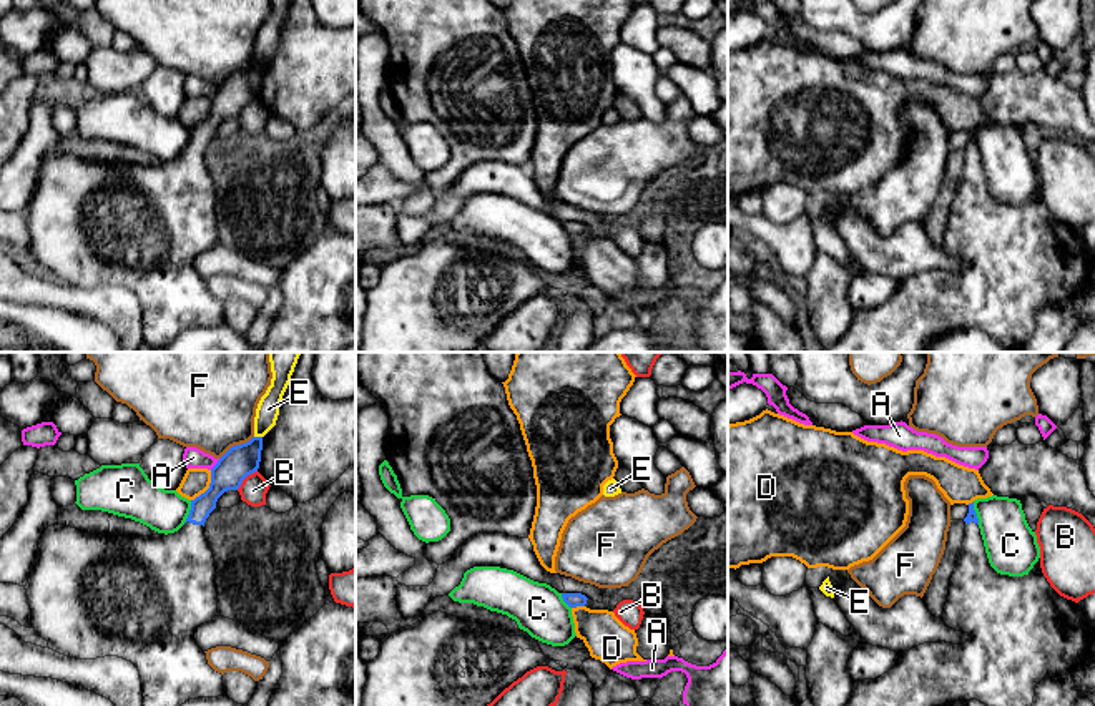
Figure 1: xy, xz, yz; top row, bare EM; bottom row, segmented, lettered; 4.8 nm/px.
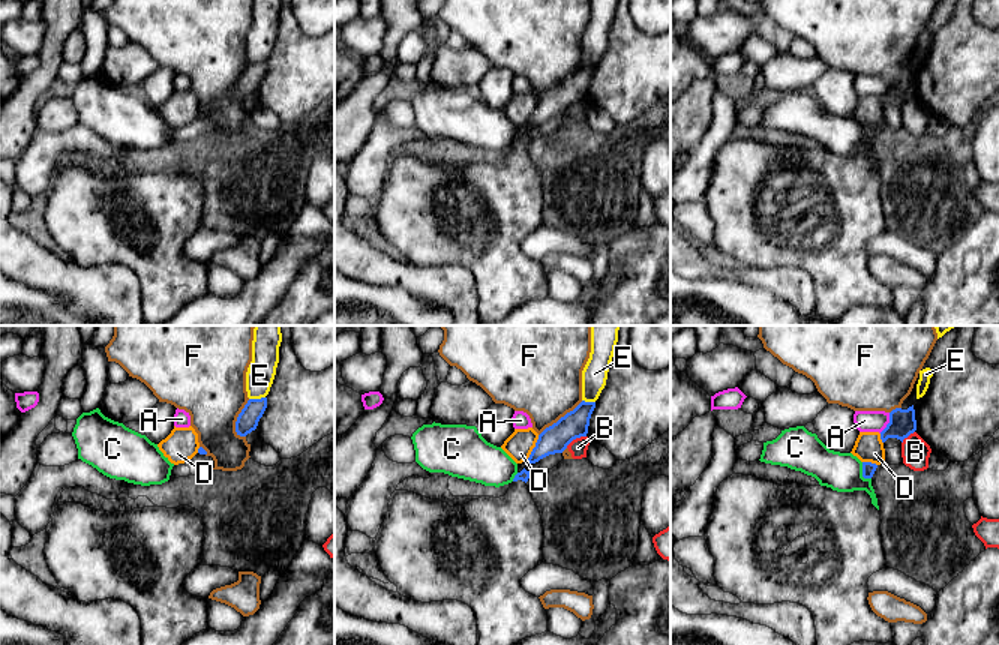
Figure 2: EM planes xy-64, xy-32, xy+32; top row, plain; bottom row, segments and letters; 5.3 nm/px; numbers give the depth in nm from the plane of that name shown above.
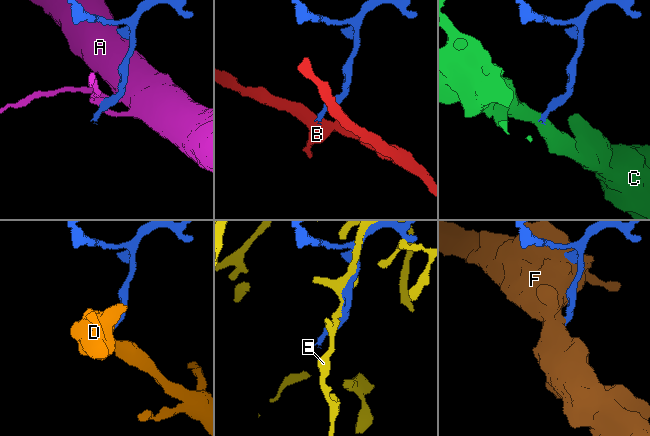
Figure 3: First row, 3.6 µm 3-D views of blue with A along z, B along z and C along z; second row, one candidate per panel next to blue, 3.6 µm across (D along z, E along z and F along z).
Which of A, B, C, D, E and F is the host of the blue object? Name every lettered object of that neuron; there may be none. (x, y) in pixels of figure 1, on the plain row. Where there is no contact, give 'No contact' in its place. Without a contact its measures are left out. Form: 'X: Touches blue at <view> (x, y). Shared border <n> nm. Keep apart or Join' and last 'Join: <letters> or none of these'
A: Touches blue at xy (216, 92). Shared border 80 nm. Keep apart
B: Touches blue at xy (245, 105). Shared border 140 nm. Keep apart
C: Touches blue at xy (190, 140). Shared border 120 nm. Keep apart
D: Touches blue at xy (210, 115). Shared border 180 nm. Keep apart
E: Touches blue at xy (258, 65). Shared border 40 nm. Keep apart
F: Touches blue at xy (236, 73). Shared border 200 nm. Keep apart
Join: none of these

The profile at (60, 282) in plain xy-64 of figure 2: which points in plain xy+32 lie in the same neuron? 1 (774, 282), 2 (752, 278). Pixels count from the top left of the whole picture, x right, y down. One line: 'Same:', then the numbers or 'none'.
Same: 1, 2

